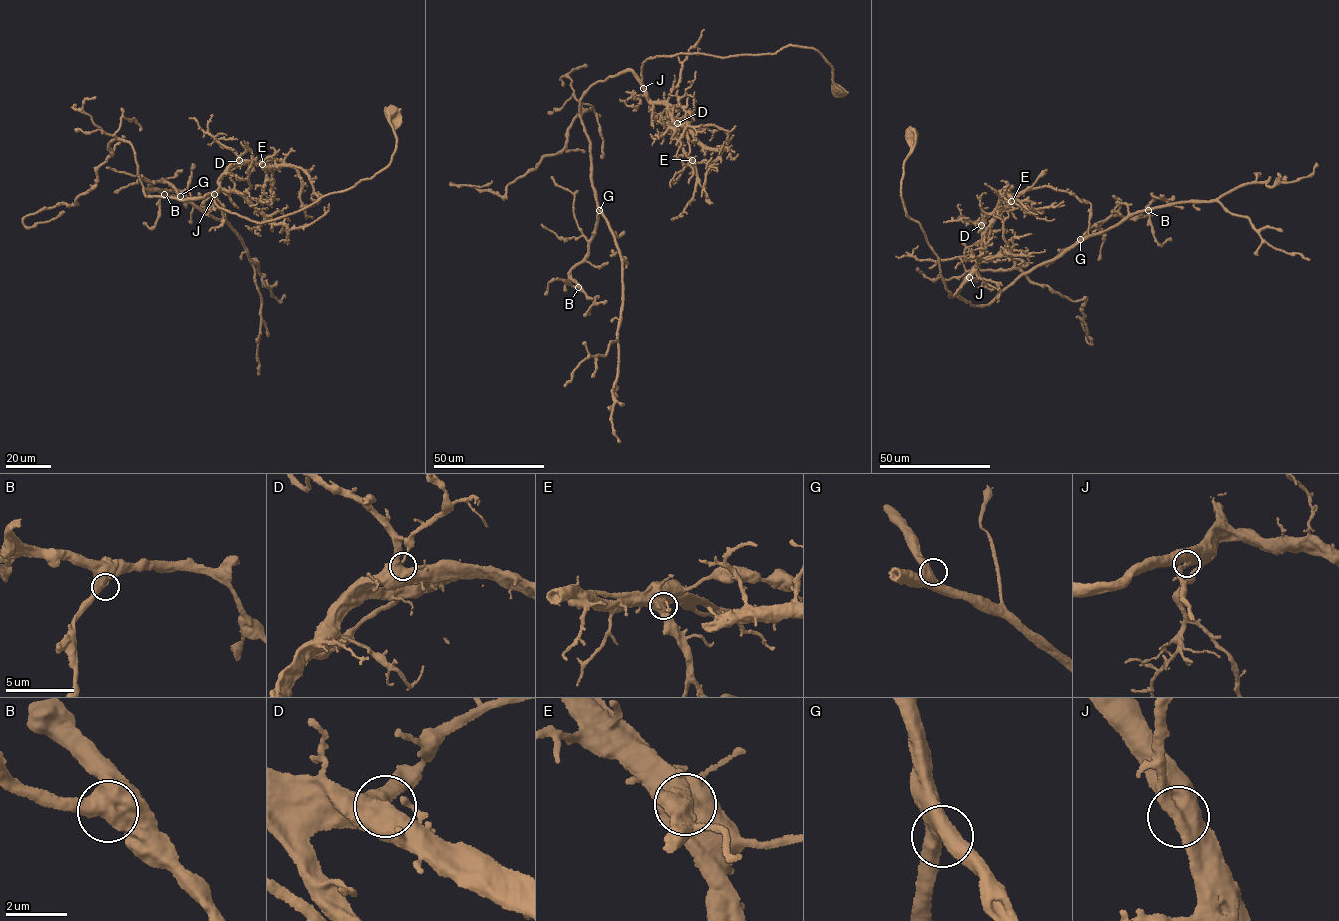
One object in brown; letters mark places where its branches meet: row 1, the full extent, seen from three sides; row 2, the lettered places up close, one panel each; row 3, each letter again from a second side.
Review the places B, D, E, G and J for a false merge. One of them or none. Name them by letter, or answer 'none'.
none

